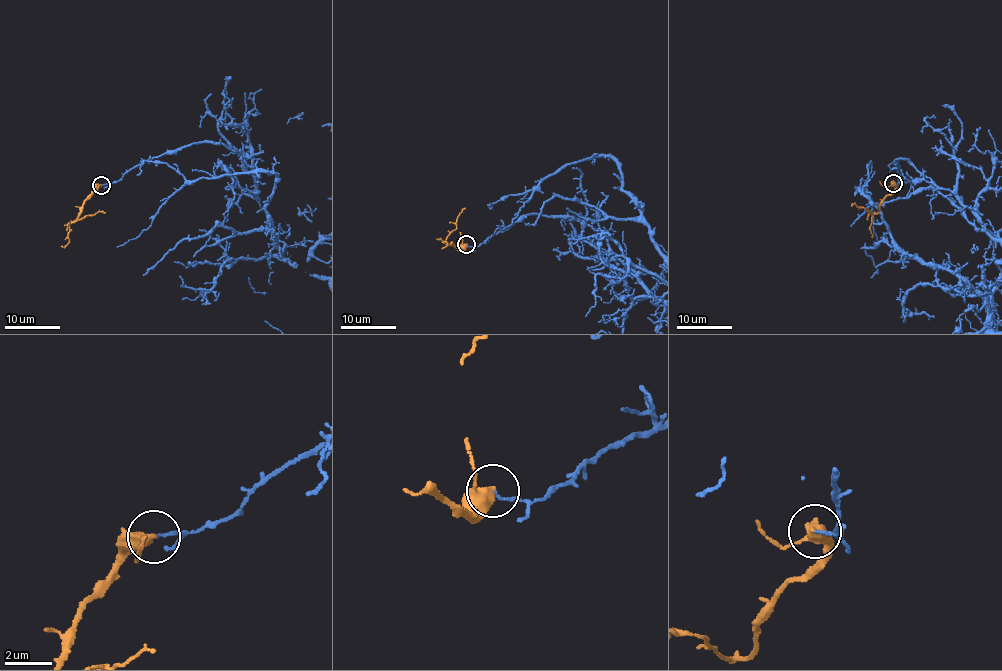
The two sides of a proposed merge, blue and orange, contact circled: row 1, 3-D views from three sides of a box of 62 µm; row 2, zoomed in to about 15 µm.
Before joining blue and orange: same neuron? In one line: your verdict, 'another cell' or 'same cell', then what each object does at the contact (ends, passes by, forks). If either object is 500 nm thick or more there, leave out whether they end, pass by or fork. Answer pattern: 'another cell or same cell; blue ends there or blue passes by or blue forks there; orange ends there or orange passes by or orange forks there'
another cell; blue ends there; orange passes by

